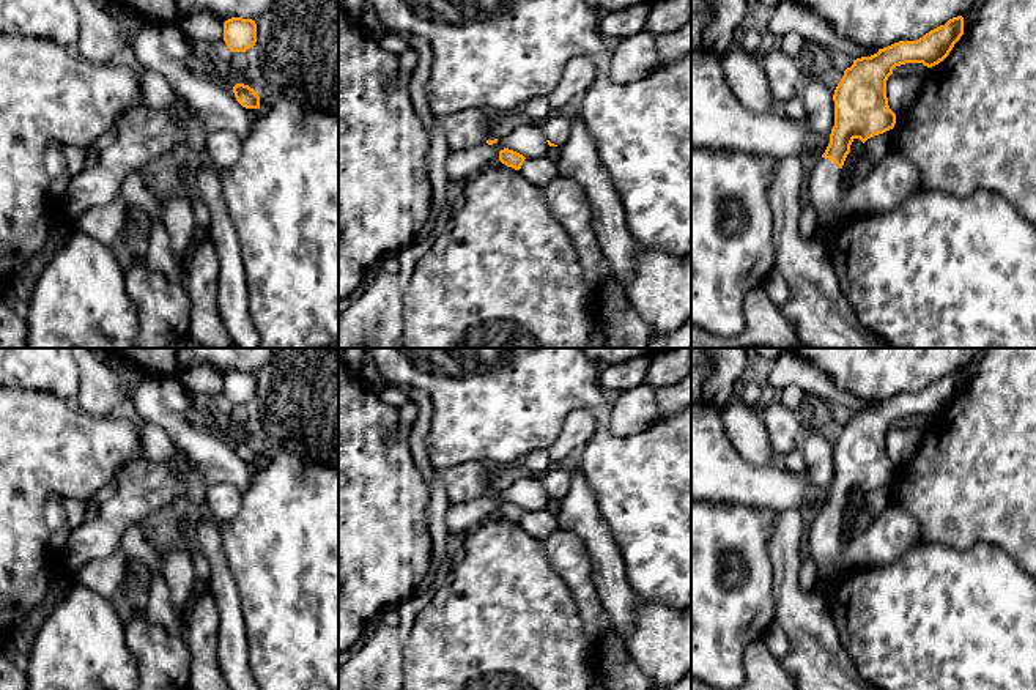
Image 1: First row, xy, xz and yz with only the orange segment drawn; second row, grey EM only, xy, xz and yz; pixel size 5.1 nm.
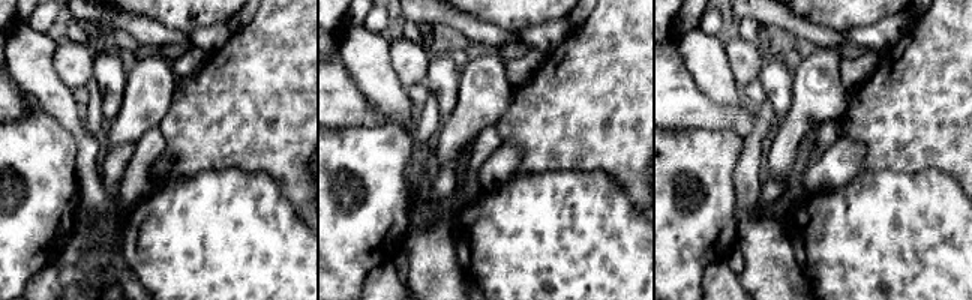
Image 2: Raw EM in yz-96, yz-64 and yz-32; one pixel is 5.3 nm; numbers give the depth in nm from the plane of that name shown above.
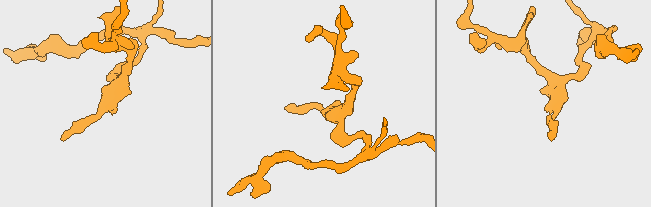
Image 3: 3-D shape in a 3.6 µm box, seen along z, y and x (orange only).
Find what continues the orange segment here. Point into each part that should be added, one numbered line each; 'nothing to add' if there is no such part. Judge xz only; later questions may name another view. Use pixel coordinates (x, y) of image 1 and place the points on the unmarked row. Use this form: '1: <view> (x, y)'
1: xz (556, 482)

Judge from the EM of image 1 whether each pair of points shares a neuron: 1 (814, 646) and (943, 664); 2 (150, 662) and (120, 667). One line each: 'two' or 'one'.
1: two
2: two

